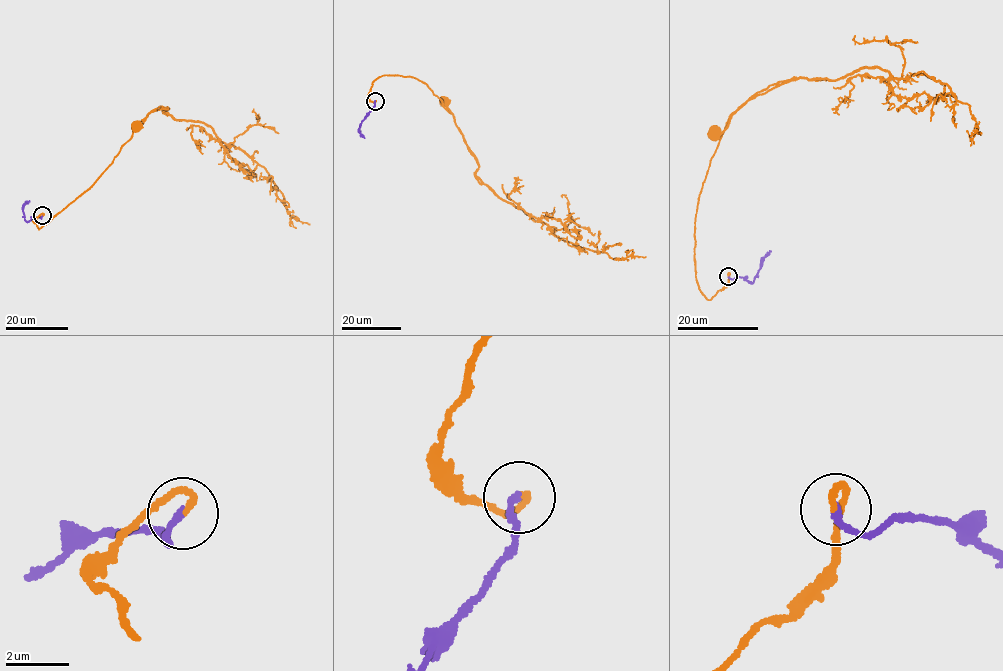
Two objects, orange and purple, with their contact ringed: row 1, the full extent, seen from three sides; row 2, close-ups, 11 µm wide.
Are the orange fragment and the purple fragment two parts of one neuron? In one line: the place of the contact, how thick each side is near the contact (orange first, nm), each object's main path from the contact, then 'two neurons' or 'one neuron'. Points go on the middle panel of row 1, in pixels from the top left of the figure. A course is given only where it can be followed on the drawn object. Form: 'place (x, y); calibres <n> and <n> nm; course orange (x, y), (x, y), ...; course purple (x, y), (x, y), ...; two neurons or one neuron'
place (375, 101); calibres 180 and 170 nm; course orange (375, 100), (367, 96), (381, 76), (425, 83), (451, 113), (475, 175), (501, 198), (581, 247), (646, 256); course purple (375, 100), (358, 130), (364, 138); one neuron

